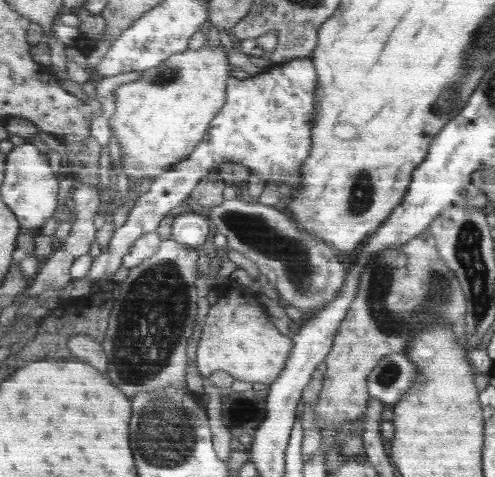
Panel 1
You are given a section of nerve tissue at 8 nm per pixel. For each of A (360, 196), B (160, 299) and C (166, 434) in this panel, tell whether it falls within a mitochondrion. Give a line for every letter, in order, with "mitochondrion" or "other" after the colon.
A: mitochondrion
B: mitochondrion
C: mitochondrion

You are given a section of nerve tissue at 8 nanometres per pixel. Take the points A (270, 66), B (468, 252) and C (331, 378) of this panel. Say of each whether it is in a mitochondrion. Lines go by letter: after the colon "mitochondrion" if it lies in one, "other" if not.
A: other
B: mitochondrion
C: other

